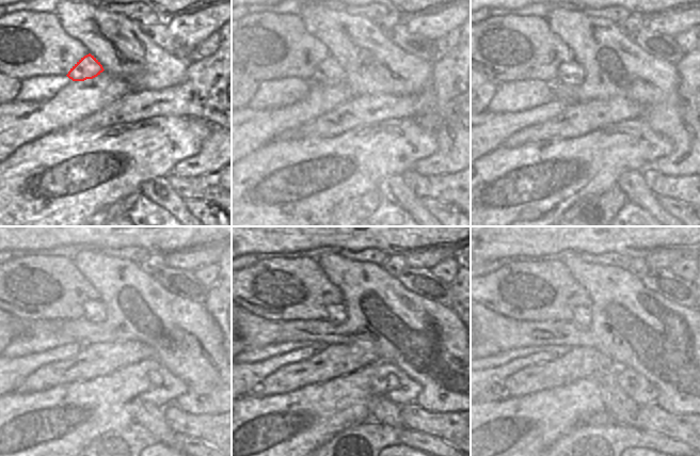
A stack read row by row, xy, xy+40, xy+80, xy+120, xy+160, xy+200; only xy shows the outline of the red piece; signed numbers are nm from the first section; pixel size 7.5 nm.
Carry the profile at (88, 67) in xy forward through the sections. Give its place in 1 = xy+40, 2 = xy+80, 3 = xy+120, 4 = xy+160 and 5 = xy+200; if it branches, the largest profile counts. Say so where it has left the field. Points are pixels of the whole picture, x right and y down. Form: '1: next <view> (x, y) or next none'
1: next xy+40 (329, 72)
2: next xy+80 (572, 73)
3: next xy+120 (93, 311)
4: next xy+160 (336, 313)
5: next xy+200 (582, 318)

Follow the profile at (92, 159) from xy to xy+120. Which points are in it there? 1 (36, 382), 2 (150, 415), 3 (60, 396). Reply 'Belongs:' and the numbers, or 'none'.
Belongs: 3

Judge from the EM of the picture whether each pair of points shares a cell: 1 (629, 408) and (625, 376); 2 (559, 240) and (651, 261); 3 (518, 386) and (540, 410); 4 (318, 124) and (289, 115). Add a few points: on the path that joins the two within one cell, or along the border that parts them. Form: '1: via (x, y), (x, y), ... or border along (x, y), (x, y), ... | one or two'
1: border along (618, 374), (619, 387), (639, 406) | two
2: border along (668, 249), (656, 251), (643, 257) | two
3: border along (551, 388), (544, 391), (511, 396), (502, 401) | two
4: border along (331, 109), (287, 132) | two

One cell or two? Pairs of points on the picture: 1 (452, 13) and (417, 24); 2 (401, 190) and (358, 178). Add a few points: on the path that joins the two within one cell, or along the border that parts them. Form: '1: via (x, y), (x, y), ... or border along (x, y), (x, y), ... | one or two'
1: via (444, 20), (434, 26), (426, 26) | one
2: border along (402, 174), (392, 174), (385, 177), (377, 189) | two

